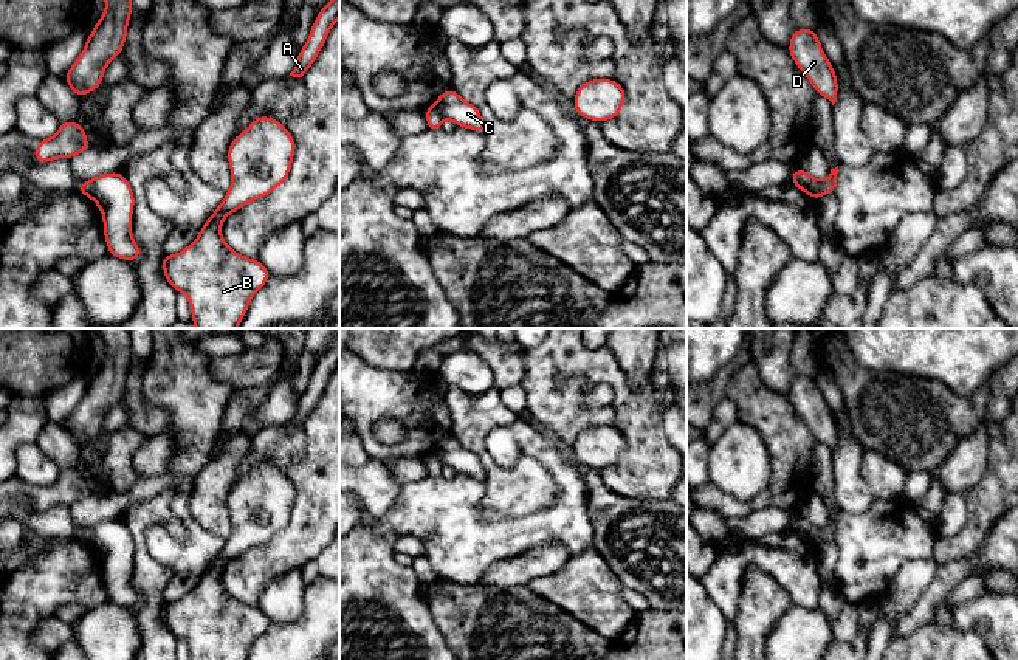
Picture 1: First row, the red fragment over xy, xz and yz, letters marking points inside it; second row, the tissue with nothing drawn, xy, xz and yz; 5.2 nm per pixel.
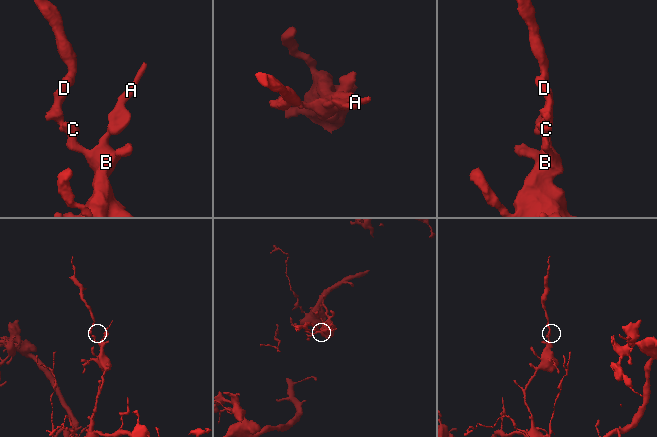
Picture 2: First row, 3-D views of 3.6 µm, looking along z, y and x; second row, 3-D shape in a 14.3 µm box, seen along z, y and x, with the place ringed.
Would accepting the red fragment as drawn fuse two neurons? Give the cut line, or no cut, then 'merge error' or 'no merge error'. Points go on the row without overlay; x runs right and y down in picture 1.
cut xy (89, 529), (90, 543); merge error

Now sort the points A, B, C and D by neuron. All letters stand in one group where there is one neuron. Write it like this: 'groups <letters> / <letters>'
groups A B C / D

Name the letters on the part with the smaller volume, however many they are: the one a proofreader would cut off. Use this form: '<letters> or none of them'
D

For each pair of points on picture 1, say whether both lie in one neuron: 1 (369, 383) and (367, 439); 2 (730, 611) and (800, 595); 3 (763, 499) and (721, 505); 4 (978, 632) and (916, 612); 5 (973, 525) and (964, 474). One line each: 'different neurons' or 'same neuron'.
1: same neuron
2: same neuron
3: same neuron
4: different neurons
5: different neurons

